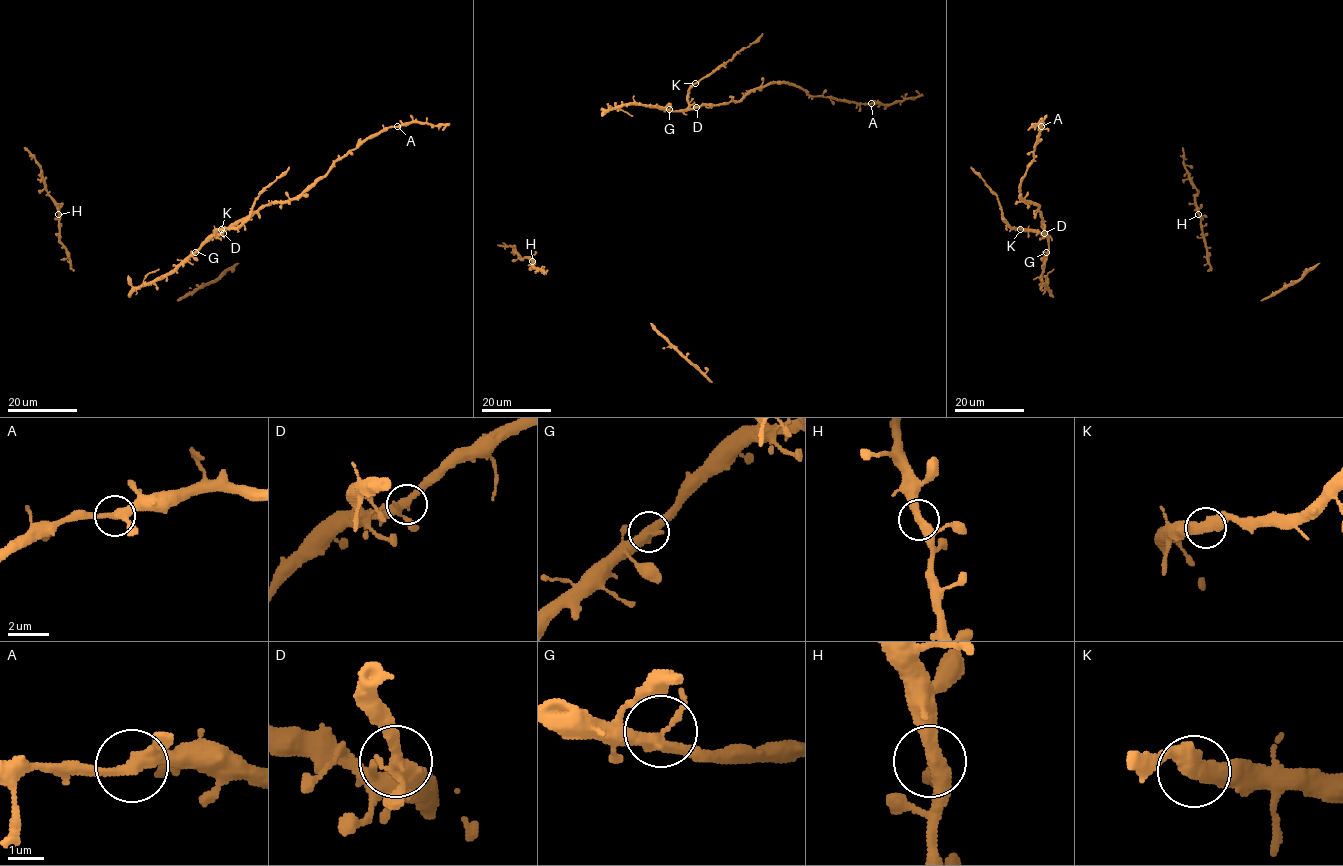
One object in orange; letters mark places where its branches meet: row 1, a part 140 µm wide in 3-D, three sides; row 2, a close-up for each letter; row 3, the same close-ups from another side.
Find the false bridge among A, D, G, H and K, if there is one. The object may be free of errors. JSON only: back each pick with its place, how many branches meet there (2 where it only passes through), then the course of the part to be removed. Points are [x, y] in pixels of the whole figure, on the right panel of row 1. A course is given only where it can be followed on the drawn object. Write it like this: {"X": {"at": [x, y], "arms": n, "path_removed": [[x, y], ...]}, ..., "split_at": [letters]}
{"split_at": []}

